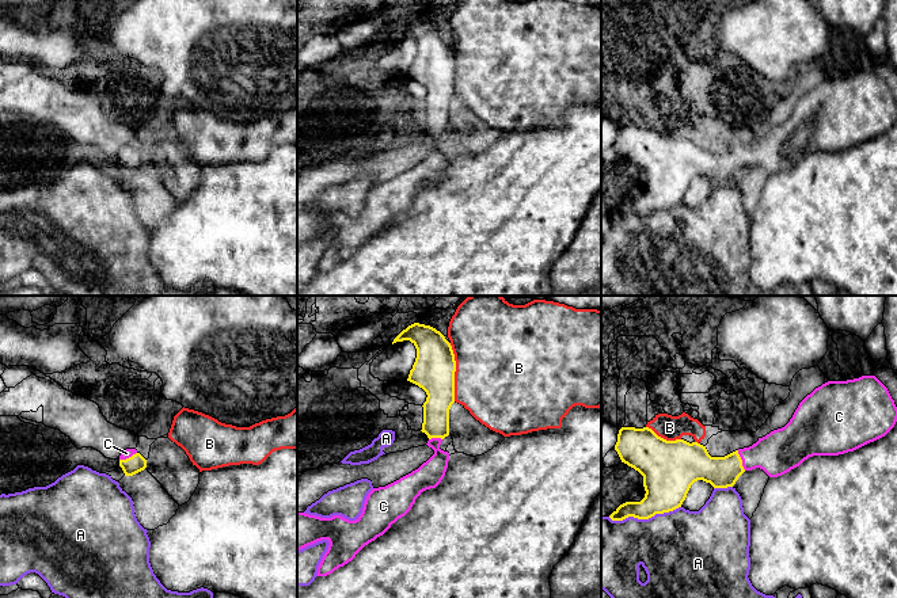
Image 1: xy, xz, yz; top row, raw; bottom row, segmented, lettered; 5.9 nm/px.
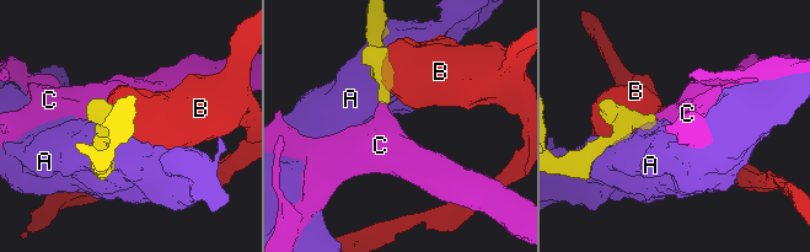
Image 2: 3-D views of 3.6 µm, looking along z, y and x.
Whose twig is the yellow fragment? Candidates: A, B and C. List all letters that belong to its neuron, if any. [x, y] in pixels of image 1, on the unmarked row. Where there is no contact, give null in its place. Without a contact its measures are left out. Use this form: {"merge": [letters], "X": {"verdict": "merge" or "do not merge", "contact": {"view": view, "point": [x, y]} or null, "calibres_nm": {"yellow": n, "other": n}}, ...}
{"merge": ["C"], "A": {"verdict": "do not merge", "contact": {"view": "yz", "point": [643, 214]}, "calibres_nm": {"yellow": 280, "other": 420}}, "B": {"verdict": "do not merge", "contact": {"view": "xz", "point": [455, 67]}, "calibres_nm": {"yellow": 260, "other": 500}}, "C": {"verdict": "merge", "contact": {"view": "yz", "point": [741, 156]}, "calibres_nm": {"yellow": 190, "other": 260}}}

